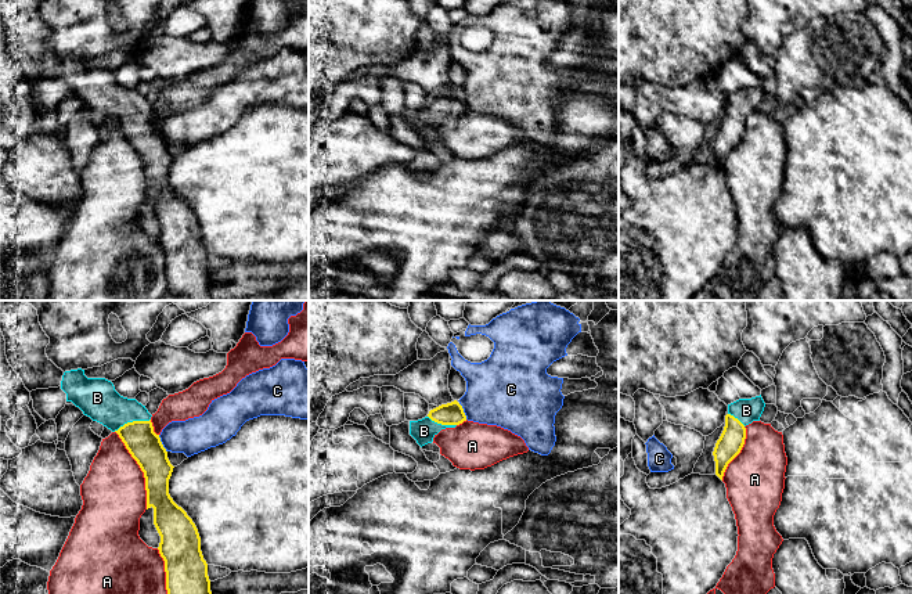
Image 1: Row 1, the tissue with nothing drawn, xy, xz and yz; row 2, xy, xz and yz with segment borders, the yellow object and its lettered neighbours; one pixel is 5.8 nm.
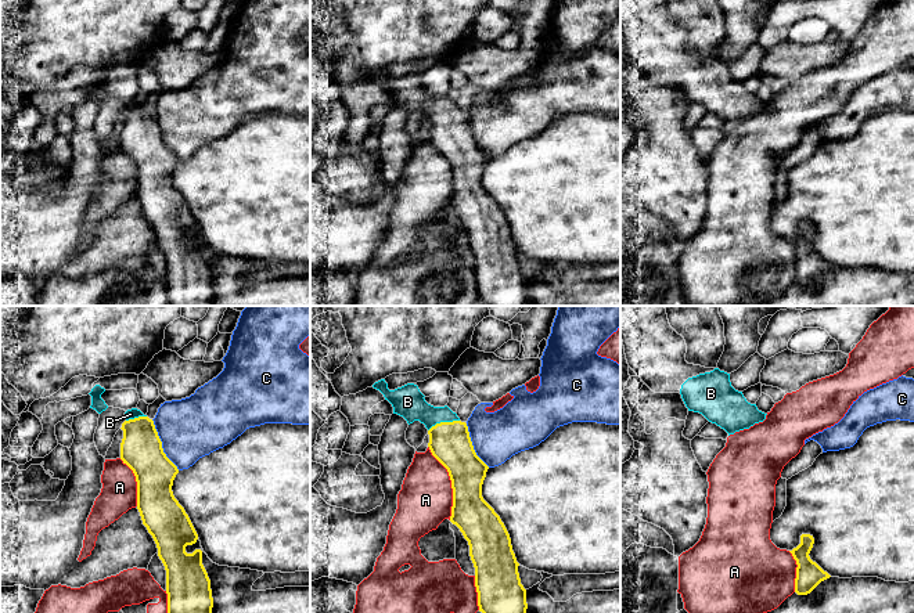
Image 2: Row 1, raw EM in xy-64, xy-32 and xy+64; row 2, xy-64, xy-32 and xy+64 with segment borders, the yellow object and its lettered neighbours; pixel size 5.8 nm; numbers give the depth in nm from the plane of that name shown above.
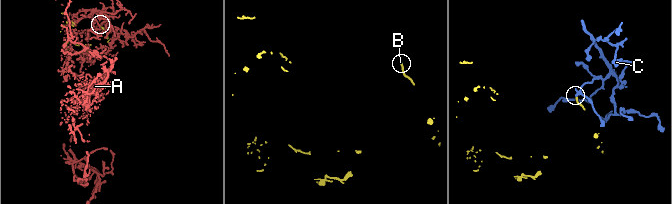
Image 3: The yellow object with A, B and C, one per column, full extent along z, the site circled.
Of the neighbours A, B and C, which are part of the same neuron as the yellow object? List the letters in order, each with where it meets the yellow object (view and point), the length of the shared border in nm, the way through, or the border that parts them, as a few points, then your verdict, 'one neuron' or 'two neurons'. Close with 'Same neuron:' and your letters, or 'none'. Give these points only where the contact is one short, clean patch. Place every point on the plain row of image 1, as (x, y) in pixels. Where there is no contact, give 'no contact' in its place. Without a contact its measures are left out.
A: xy (141, 159) | 500 nm | two neurons
B: xy (133, 111) | 220 nm | across xy (143, 133), (133, 111), (111, 100), (97, 87) | one neuron
C: xy (161, 133) | 120 nm | along xy (158, 125), (166, 141) | two neurons
Same neuron: B

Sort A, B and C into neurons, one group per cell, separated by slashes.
A / B / C

